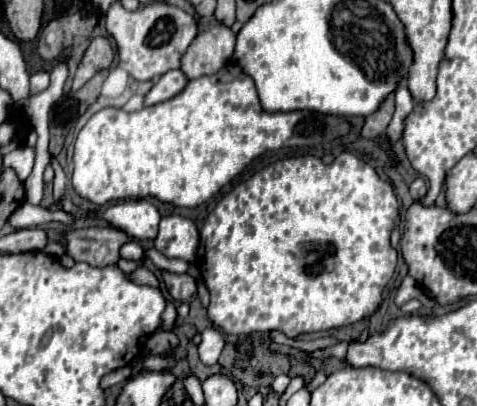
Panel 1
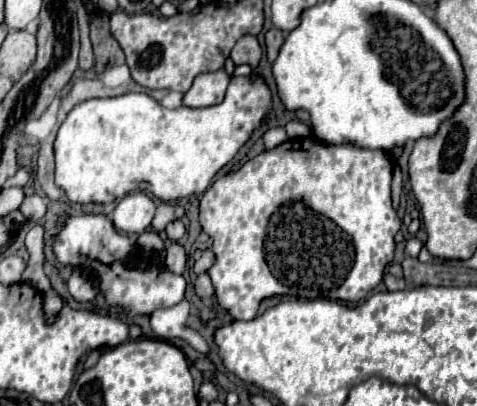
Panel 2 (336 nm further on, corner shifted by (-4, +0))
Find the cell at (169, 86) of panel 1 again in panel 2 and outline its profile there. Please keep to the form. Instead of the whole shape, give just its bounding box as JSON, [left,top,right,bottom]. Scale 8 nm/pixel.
[184,70,228,108]

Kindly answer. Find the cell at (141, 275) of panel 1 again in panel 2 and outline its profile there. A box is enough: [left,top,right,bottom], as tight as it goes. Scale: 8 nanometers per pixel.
[152,202,184,232]

